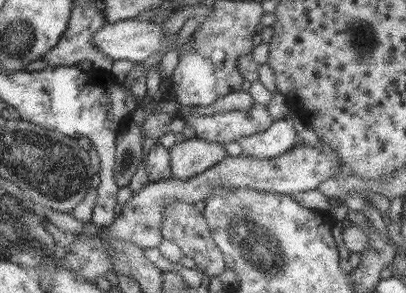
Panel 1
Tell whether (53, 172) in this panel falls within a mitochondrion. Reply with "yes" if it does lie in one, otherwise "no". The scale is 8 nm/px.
yes

